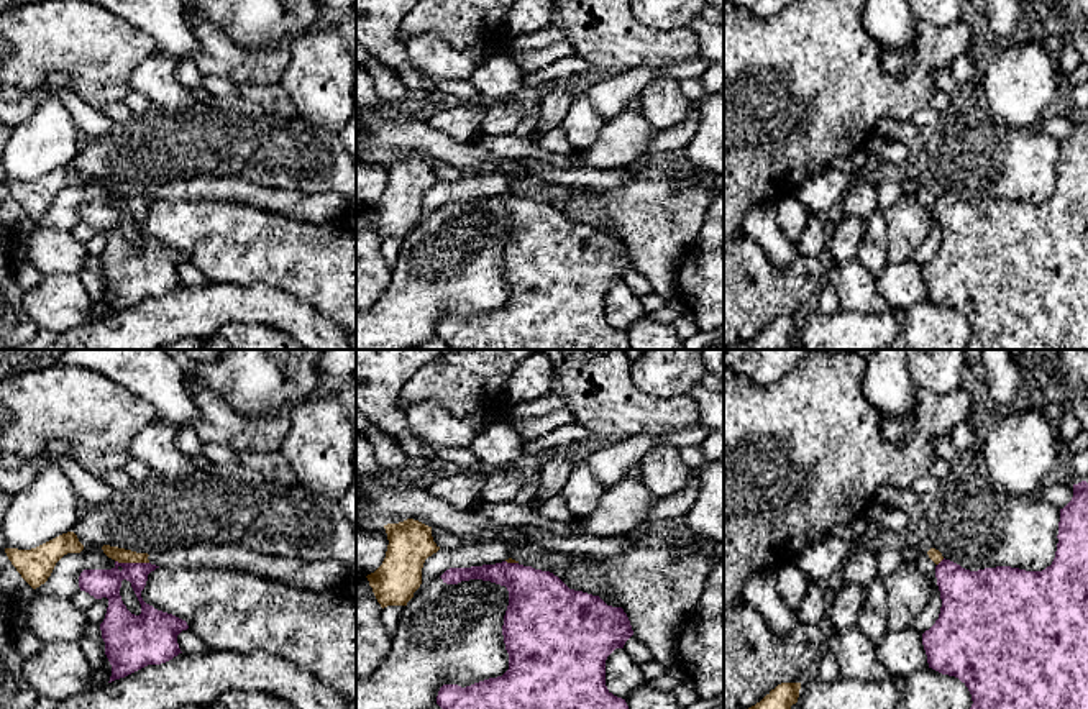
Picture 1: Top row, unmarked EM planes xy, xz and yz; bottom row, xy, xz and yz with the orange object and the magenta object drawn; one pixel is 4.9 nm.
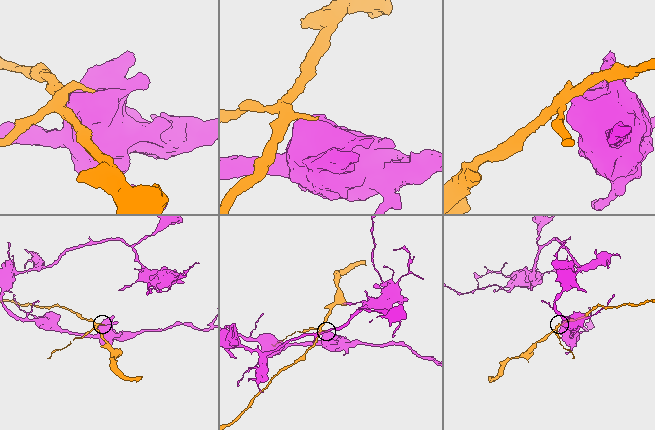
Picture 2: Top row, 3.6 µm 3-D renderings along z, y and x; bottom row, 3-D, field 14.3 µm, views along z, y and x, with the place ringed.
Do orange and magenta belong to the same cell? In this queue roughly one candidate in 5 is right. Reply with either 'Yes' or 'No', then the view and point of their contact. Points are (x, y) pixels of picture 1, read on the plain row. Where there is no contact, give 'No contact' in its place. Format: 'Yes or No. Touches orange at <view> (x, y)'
No. Touches orange at xy (132, 194)

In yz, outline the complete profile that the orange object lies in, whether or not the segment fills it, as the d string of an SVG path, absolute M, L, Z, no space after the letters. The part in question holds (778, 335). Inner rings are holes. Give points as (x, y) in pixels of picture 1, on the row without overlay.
M781 315L755 338L729 350L784 350L798 335L801 315Z

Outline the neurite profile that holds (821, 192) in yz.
M870 156L860 171L842 172L825 169L812 176L794 195L807 212L816 215L819 212L829 212L835 204L843 200L853 181L860 177L878 179L886 172L889 172L889 169L878 158Z

